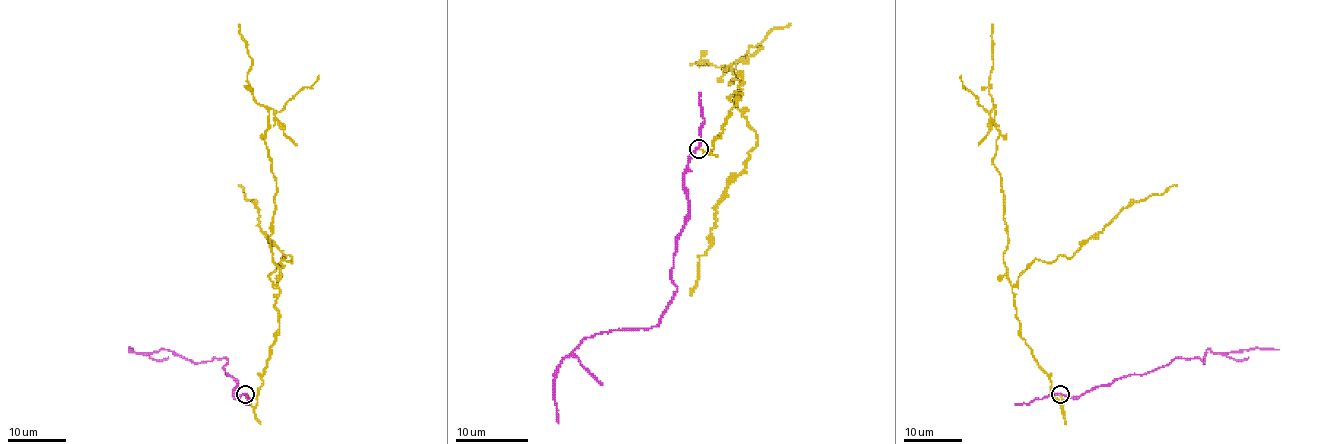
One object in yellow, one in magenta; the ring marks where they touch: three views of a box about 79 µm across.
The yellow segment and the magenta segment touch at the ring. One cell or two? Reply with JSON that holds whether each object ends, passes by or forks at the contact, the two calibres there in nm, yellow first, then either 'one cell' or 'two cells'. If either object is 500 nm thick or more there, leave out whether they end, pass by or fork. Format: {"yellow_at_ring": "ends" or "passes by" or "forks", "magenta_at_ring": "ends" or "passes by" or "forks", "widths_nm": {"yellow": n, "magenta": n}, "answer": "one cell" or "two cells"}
{"yellow_at_ring": "ends", "magenta_at_ring": "passes by", "widths_nm": {"yellow": 150, "magenta": 180}, "answer": "two cells"}

